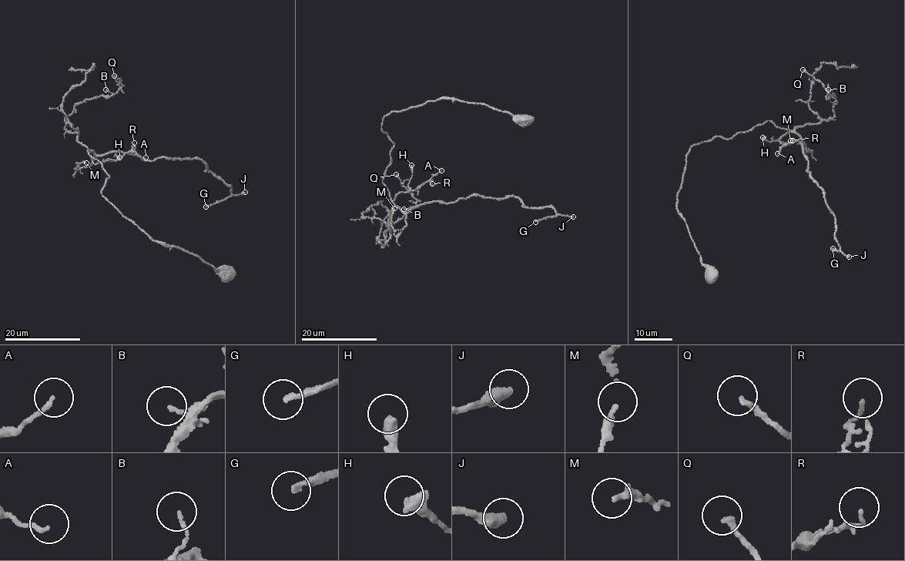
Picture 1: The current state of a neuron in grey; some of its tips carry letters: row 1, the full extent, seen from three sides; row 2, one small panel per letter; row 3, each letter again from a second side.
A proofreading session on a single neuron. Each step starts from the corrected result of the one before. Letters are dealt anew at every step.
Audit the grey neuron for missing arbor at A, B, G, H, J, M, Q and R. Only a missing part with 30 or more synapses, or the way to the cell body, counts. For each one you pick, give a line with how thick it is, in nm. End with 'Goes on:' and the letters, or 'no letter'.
G: 190 nm
J: 400 nm
Goes on: G, J

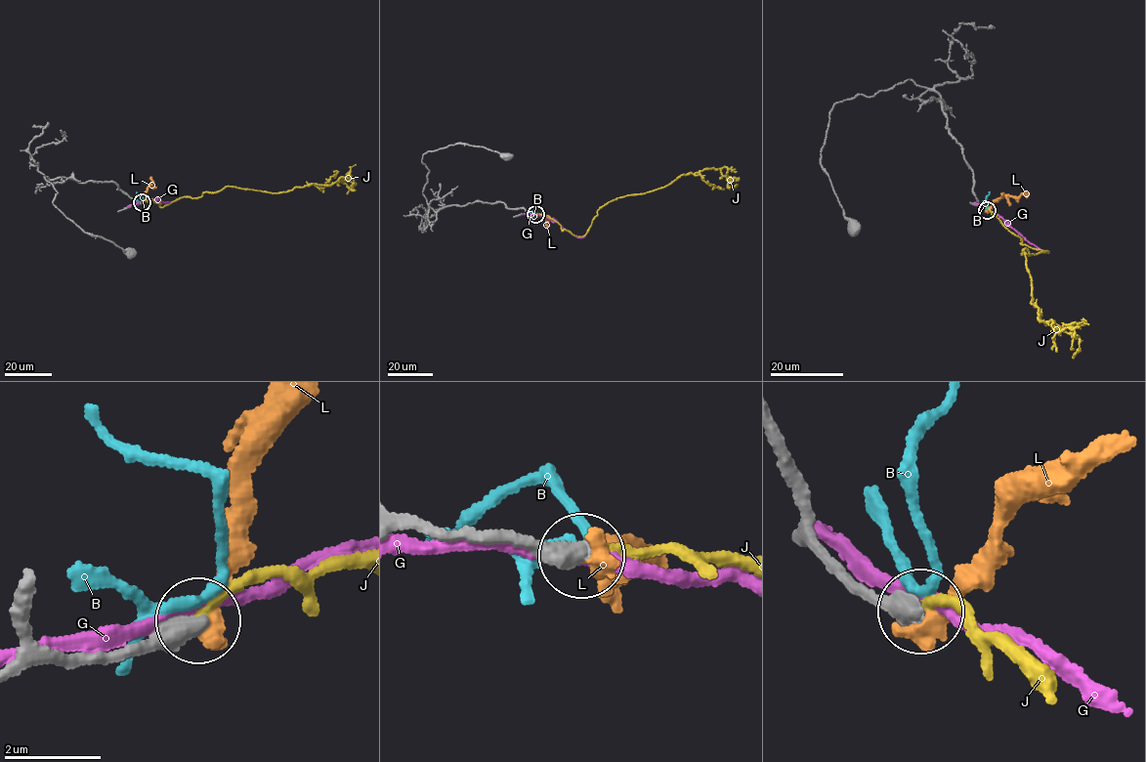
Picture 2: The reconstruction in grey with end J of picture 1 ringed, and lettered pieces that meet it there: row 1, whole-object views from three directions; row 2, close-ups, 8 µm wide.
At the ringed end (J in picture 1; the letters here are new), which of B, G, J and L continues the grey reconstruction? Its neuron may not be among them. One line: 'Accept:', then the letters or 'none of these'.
Accept: J

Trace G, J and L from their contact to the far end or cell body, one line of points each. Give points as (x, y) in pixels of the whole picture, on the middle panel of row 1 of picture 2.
G: (533, 214), (556, 221), (574, 235), (585, 236)
J: (535, 214), (584, 236), (600, 208), (659, 189), (681, 175), (718, 168), (728, 187), (734, 186)
L: (536, 214), (547, 221), (547, 228)

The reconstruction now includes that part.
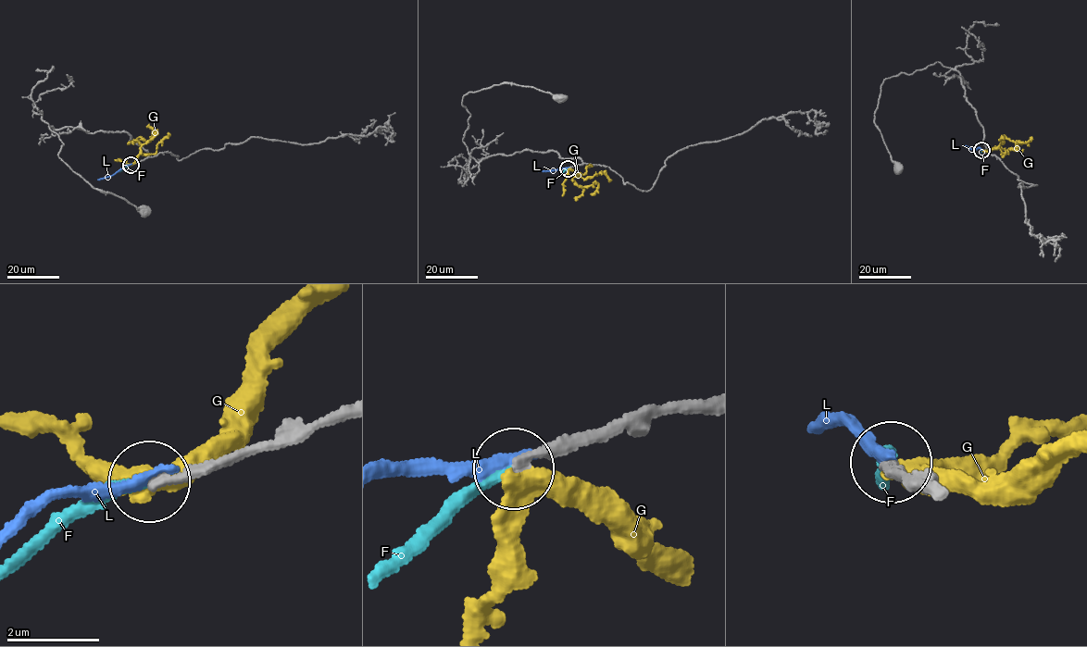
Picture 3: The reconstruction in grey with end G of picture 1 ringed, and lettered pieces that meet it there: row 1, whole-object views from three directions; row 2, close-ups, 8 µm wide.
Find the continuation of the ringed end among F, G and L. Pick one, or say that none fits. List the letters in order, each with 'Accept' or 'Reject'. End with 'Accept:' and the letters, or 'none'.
F: Accept
G: Reject
L: Reject
Accept: F

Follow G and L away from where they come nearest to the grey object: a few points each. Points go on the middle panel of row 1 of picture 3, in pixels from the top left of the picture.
G: (568, 167), (579, 173), (572, 179), (578, 185), (597, 183), (597, 189), (590, 193)
L: (568, 167), (536, 170)

